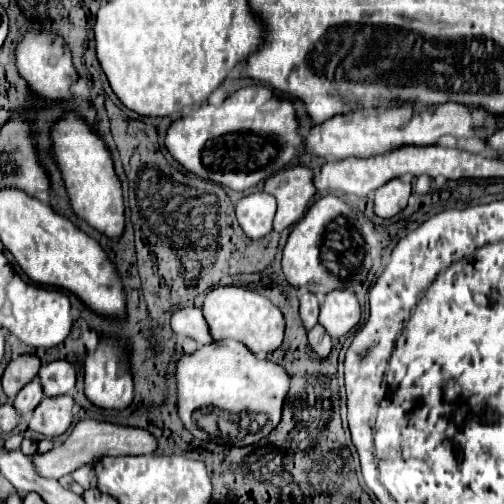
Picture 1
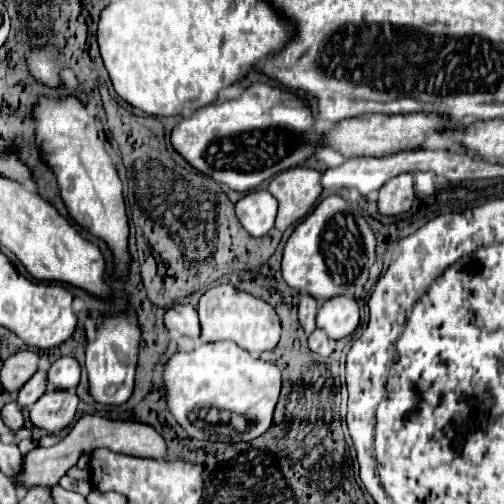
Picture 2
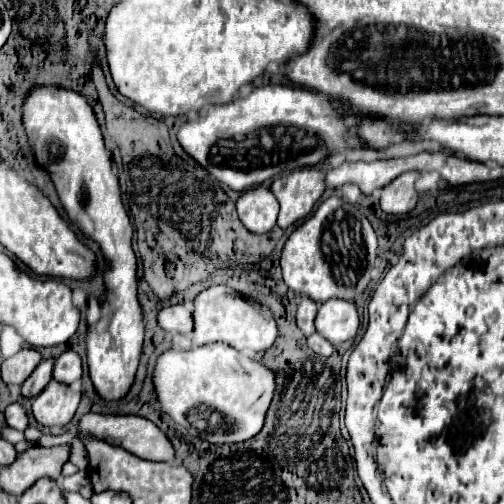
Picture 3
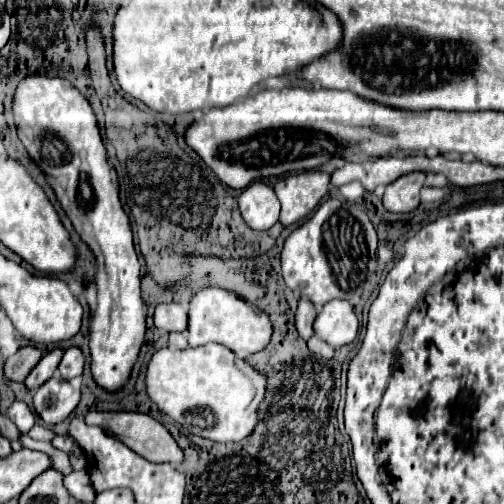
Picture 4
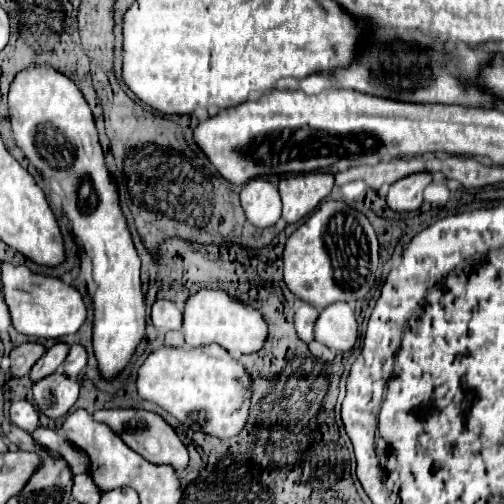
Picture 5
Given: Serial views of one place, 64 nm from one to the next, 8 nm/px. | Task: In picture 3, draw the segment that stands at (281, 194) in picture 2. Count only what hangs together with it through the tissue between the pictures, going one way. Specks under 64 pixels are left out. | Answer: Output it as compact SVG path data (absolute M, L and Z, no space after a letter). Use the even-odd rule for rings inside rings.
M302 168L276 178L270 190L280 202L278 226L288 228L314 210L326 190L326 174L316 168Z

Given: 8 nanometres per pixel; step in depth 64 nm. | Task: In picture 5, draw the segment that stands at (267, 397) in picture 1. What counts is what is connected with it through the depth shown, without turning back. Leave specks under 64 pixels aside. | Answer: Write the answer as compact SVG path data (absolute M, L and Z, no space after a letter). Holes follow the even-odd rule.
M216 344L200 348L162 346L150 352L138 368L136 392L140 398L162 406L194 430L202 430L218 438L230 438L246 424L252 386L238 362Z

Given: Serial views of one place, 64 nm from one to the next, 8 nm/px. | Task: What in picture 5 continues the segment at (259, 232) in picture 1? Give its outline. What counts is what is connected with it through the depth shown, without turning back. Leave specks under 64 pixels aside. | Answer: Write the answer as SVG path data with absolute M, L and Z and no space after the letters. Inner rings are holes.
M254 178L244 184L240 192L240 202L246 212L246 218L258 228L272 226L282 214L280 192L272 182L264 178Z

